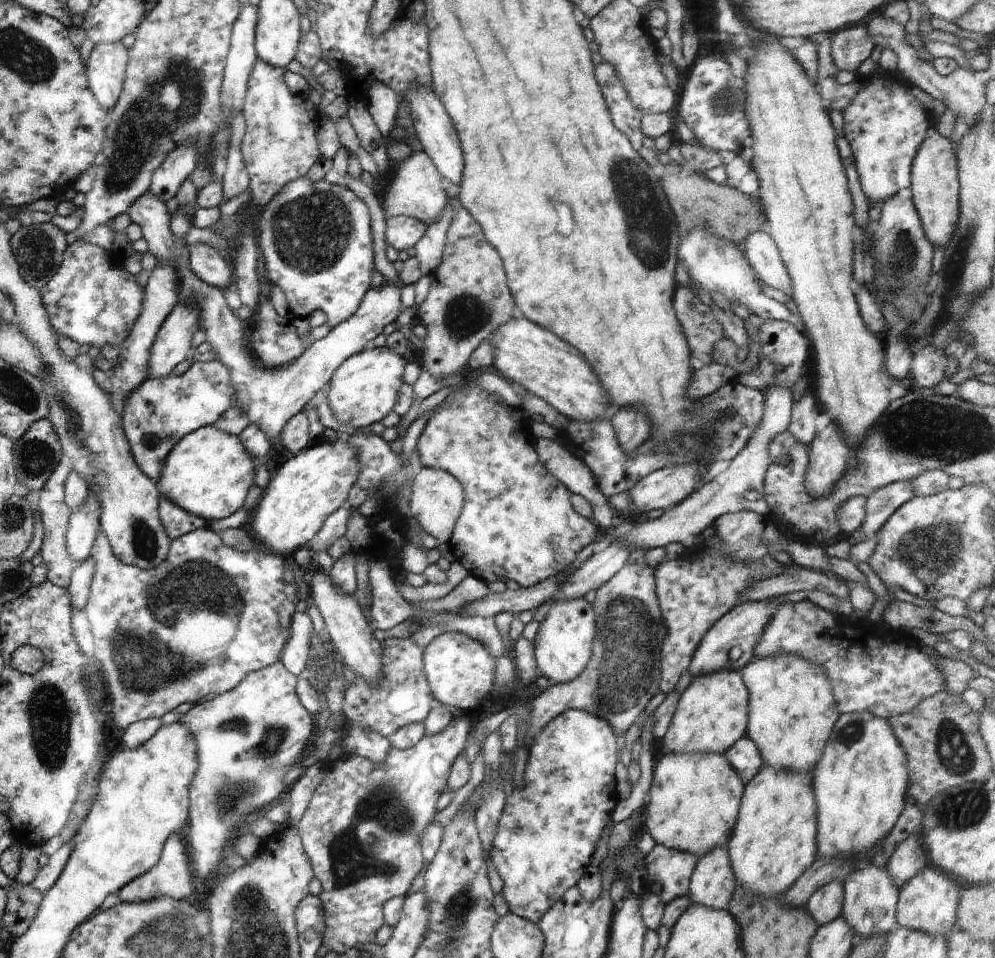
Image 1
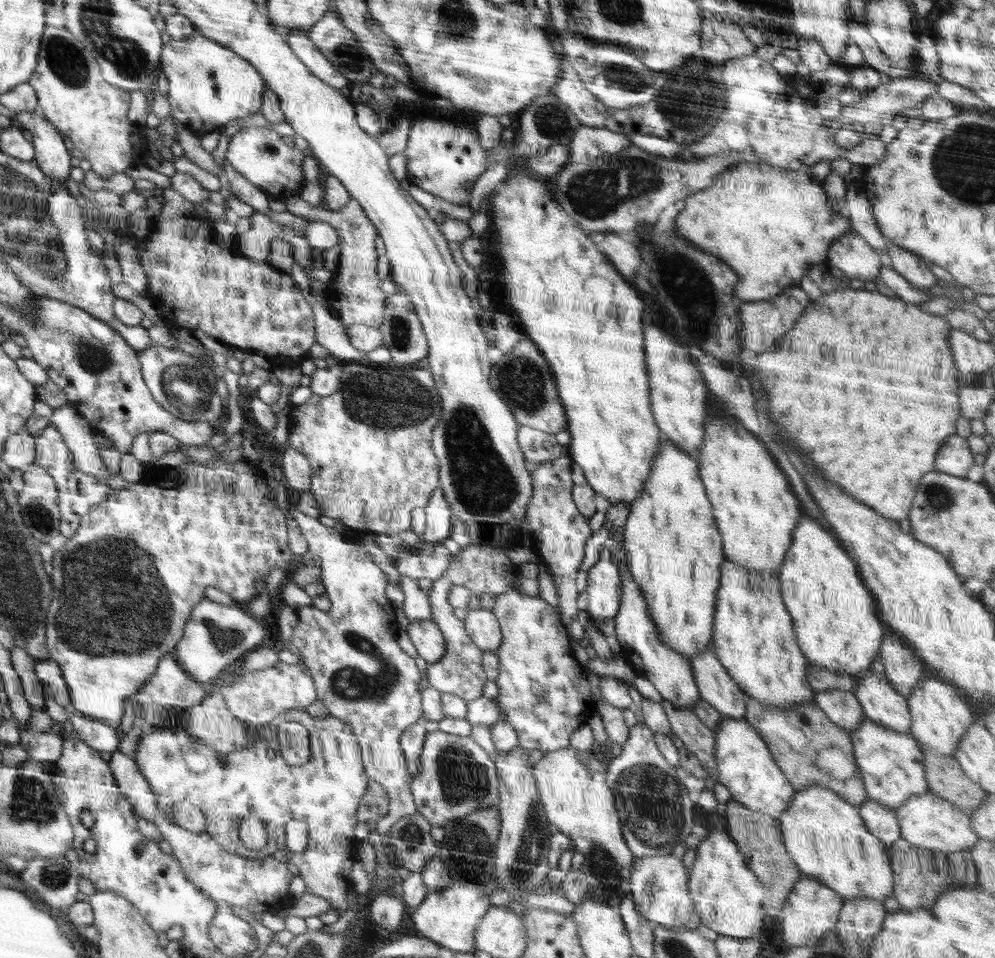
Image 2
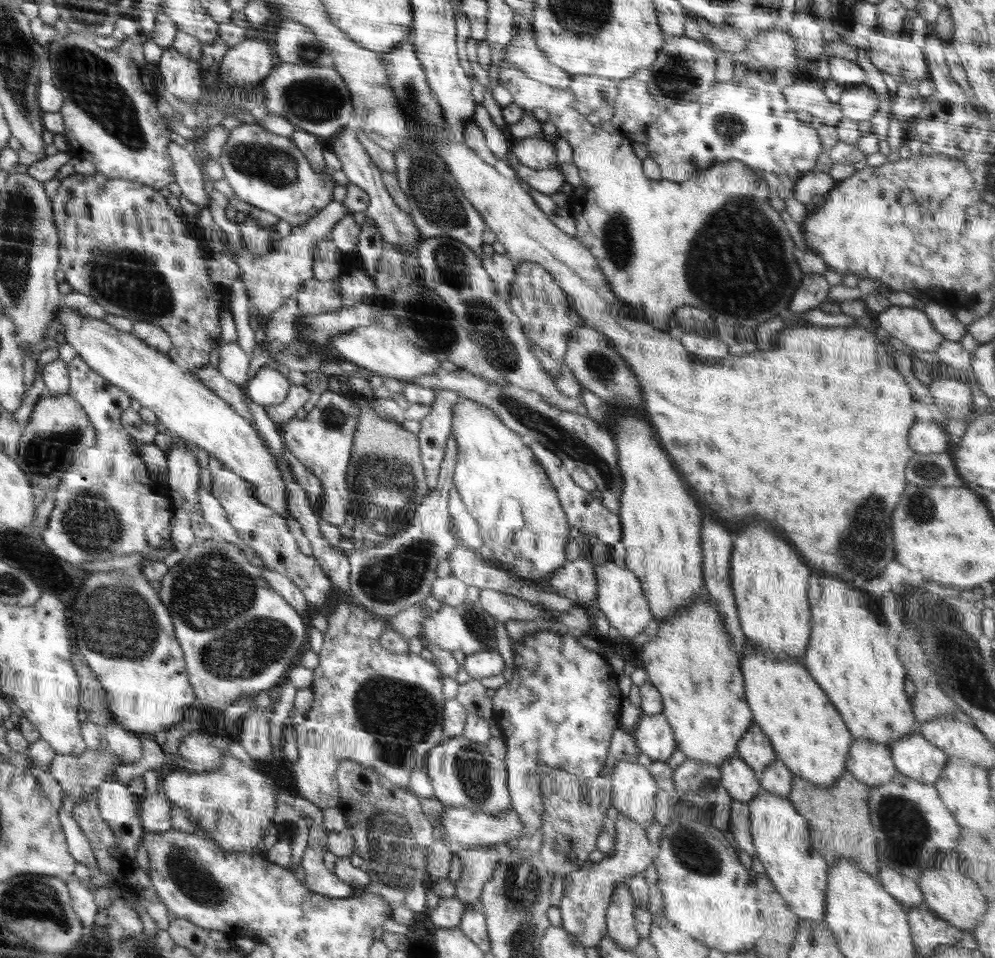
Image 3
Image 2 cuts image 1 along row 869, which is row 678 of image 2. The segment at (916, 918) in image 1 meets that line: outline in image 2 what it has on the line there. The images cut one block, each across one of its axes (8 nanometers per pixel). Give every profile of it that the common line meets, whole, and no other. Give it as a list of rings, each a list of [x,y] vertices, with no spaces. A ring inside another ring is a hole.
[[[926,672],[926,677],[912,690],[907,703],[911,714],[910,735],[926,748],[944,756],[954,756],[962,736],[966,734],[966,728],[977,721],[973,715],[974,710],[960,690],[930,672]]]

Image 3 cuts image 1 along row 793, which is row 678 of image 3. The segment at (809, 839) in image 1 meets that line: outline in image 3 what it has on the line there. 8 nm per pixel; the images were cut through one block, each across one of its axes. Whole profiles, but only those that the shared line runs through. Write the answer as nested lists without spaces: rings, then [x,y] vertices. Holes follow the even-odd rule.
[[[747,641],[744,644],[744,656],[739,660],[739,664],[743,674],[744,692],[753,720],[770,739],[777,760],[780,760],[790,773],[806,778],[818,788],[828,788],[836,783],[842,777],[842,772],[847,770],[846,758],[854,738],[837,708],[830,702],[803,663],[798,659],[778,660],[770,654],[762,654],[751,641]]]

